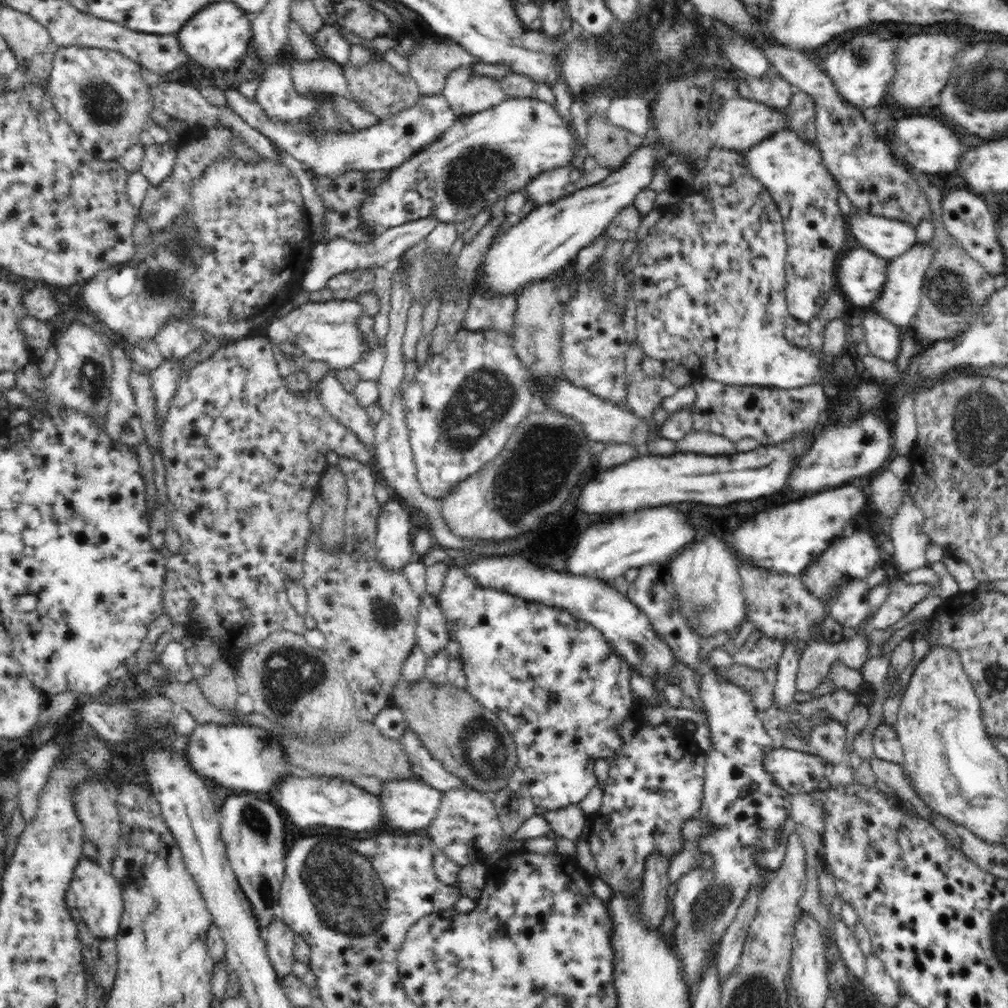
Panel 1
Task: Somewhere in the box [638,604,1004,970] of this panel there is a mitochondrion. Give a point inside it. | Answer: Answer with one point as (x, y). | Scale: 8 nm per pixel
(708, 910)

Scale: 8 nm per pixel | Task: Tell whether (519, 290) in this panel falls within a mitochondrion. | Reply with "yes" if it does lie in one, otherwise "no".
no

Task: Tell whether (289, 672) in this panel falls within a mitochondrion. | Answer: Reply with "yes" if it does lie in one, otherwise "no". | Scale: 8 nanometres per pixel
yes

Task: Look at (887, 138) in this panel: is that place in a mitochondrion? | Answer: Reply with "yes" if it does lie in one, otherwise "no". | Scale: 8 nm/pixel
no

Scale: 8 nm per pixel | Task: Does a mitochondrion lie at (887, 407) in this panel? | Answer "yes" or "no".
no

